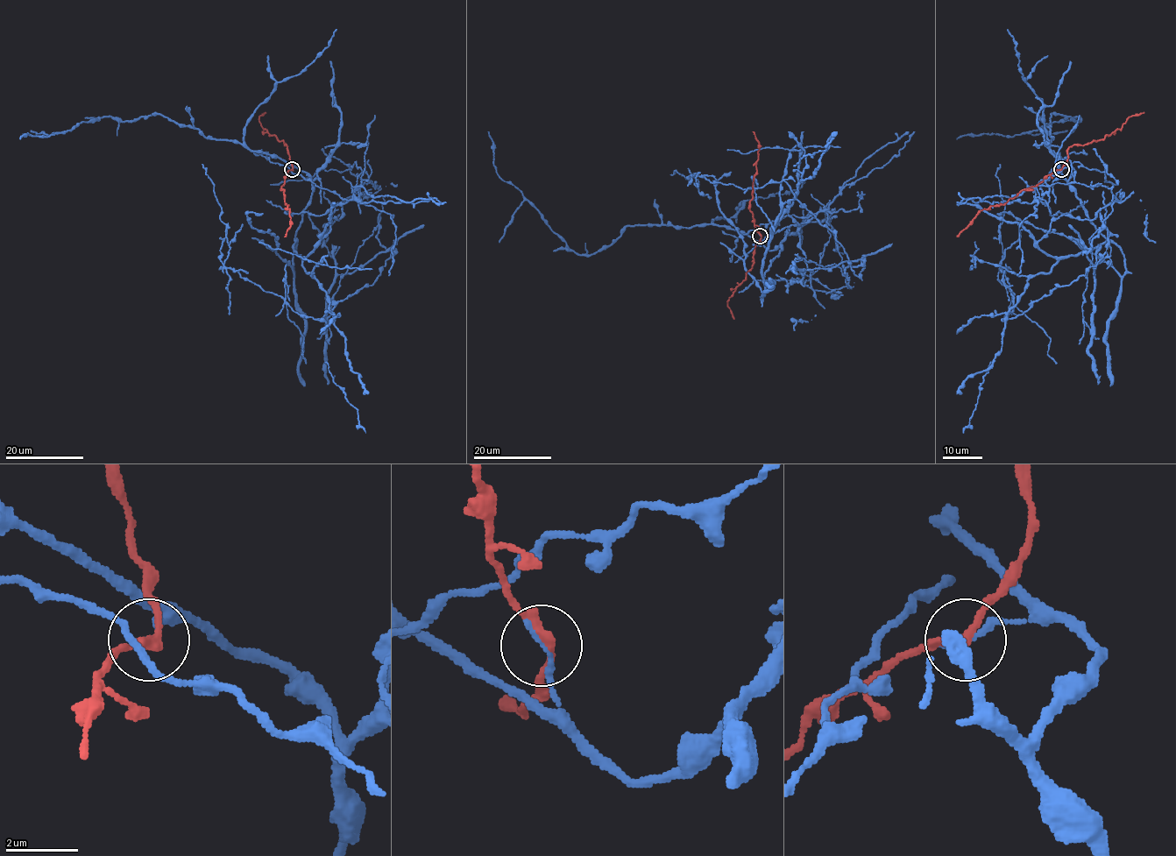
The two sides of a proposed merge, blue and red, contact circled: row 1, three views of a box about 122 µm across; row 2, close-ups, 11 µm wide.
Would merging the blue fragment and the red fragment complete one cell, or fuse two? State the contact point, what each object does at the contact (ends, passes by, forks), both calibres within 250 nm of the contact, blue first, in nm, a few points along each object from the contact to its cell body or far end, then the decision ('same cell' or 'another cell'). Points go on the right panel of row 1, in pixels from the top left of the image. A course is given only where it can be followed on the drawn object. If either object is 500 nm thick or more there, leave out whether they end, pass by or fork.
at (1061, 169); blue ends there; red passes by; 200 nm thick on the blue side, 240 nm on the other; blue runs (1060, 170), (1106, 240), (1052, 257), (1037, 244), (1050, 223), (1119, 196), (1041, 180), (1080, 162), (1117, 184); red runs (1060, 170), (1050, 173), (1034, 187), (1022, 190), (1005, 203), (981, 209), (957, 236); another cell

